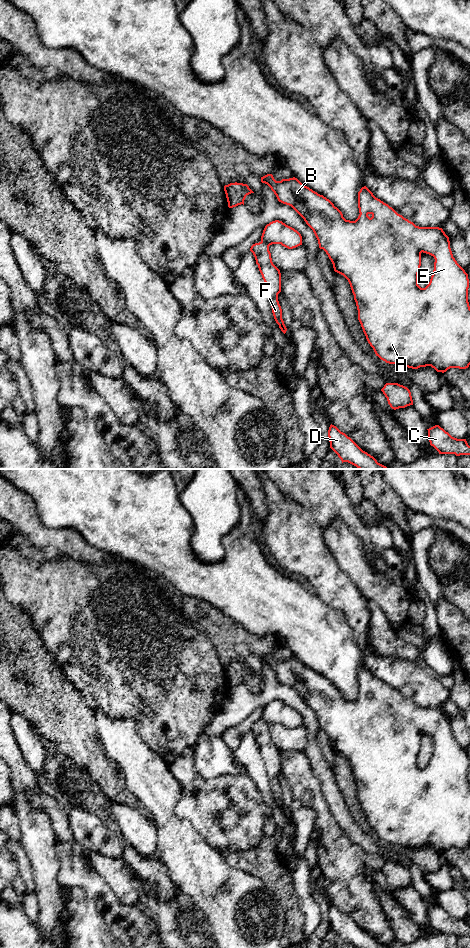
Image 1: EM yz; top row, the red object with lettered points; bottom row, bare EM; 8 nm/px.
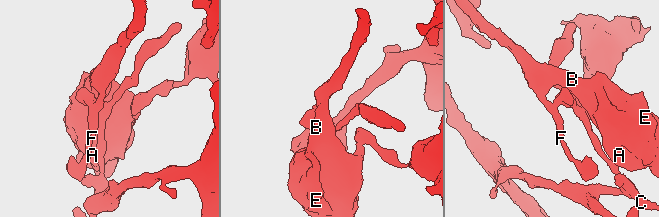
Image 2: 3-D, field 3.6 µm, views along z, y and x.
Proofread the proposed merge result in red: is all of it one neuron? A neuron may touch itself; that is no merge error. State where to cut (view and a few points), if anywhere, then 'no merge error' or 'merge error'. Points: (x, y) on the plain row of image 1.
yz (261, 721), (268, 726) | merge error

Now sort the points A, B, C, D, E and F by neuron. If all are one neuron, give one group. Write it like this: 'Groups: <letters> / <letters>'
Groups: A B E F / C D

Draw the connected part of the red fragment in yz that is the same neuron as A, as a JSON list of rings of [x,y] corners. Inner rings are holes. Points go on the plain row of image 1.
[[[272,654],[261,657],[261,662],[267,664],[276,675],[279,682],[291,686],[313,710],[319,724],[333,744],[334,751],[343,755],[349,762],[354,780],[358,790],[358,800],[370,826],[373,828],[376,836],[389,844],[401,845],[404,847],[418,849],[420,847],[431,846],[437,852],[446,852],[450,848],[466,849],[470,845],[470,786],[468,782],[469,759],[465,750],[457,743],[453,737],[449,717],[442,708],[439,707],[419,707],[413,702],[398,694],[392,687],[376,678],[366,667],[362,667],[358,672],[359,696],[355,701],[346,700],[342,692],[334,684],[318,674],[309,667],[303,665],[297,658],[282,659],[276,661]],[[421,733],[426,733],[434,737],[434,750],[429,764],[425,768],[418,765],[418,753],[421,746]]]

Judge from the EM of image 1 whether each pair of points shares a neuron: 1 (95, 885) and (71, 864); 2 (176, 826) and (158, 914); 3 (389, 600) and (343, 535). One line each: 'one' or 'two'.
1: one
2: two
3: one

